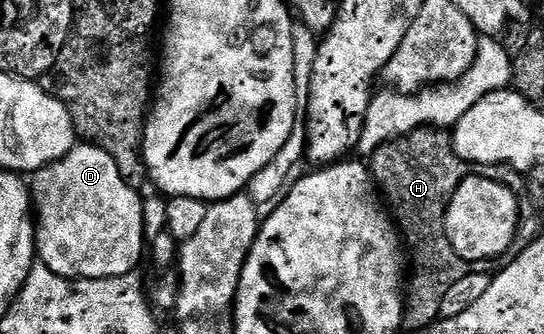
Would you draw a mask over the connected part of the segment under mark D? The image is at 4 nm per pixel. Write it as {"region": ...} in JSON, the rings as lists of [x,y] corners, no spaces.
{"region":[[[77,145],[65,158],[30,176],[31,198],[37,208],[35,250],[38,262],[66,279],[117,279],[132,274],[145,251],[145,207],[129,185],[110,150],[98,145]]]}

